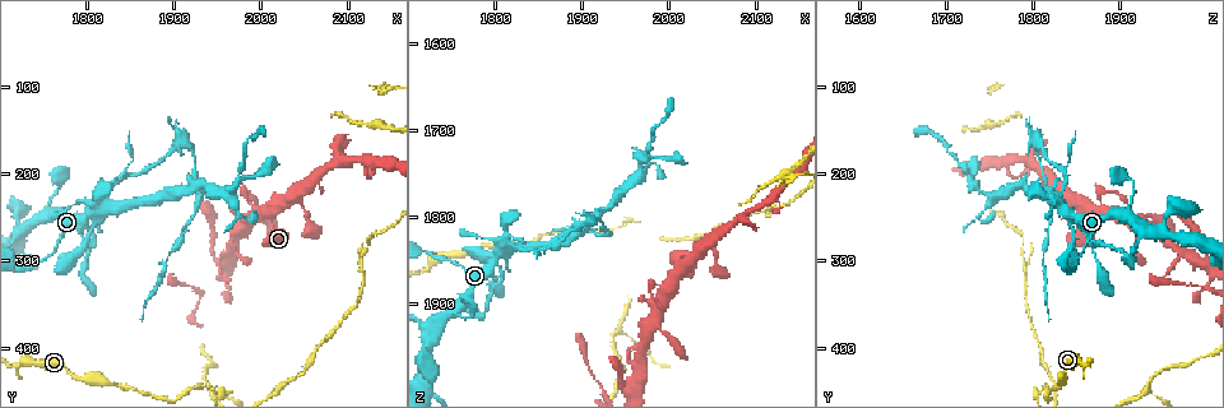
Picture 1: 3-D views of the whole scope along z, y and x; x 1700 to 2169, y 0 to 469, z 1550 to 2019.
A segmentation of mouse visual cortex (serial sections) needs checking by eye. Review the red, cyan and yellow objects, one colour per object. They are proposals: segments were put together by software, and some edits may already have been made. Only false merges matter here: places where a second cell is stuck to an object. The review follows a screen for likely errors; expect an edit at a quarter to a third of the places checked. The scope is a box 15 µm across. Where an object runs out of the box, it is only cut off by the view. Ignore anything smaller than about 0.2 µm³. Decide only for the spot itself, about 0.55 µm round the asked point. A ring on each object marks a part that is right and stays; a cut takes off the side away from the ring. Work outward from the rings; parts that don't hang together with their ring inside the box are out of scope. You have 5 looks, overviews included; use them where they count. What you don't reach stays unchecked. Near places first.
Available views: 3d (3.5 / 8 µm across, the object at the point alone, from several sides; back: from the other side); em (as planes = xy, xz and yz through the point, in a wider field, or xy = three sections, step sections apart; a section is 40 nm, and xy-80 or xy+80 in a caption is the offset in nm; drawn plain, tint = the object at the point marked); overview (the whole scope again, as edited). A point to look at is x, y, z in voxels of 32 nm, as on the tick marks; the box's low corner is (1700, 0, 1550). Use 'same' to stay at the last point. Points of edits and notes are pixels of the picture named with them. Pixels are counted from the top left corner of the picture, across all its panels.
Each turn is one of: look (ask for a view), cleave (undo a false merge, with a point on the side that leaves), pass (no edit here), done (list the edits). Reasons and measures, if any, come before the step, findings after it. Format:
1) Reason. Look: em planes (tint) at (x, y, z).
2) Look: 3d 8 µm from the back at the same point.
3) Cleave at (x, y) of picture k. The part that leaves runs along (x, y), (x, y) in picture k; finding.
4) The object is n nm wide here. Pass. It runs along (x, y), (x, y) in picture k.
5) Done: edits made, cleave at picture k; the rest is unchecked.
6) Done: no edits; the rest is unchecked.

A narrow waist. Look: 3d 3.5 µm at (1825, 220, 1835).

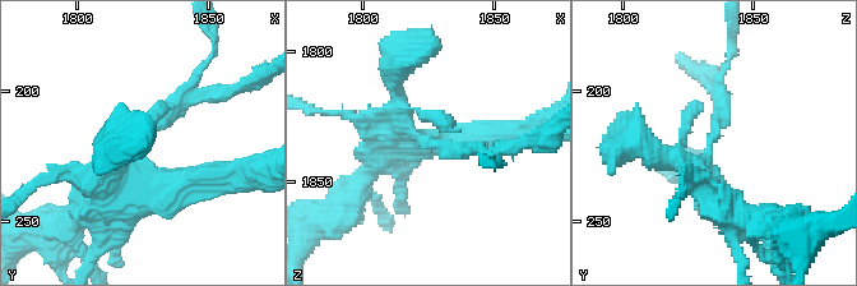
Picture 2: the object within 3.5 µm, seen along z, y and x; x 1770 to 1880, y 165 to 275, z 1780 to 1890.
The arms are 200, 400 nm wide; now the EM. Look: em xy step 3 (tint) at (1823, 219, 1834).

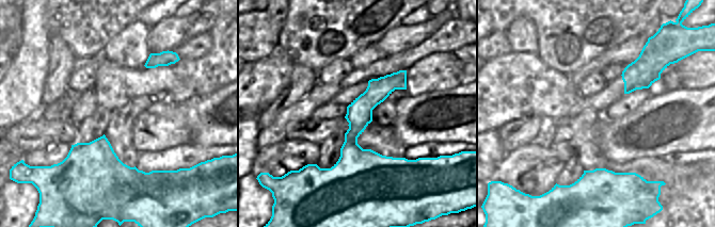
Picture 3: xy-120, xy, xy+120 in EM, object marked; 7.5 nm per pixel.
Cleave at (175, 98) of picture 2. The part that leaves runs along (716, 127), (722, 95), (705, 75) in picture 2; a second cell is stuck on.

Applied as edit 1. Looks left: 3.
A fork. Look: 3d 3.5 µm at (1985, 255, 1920).

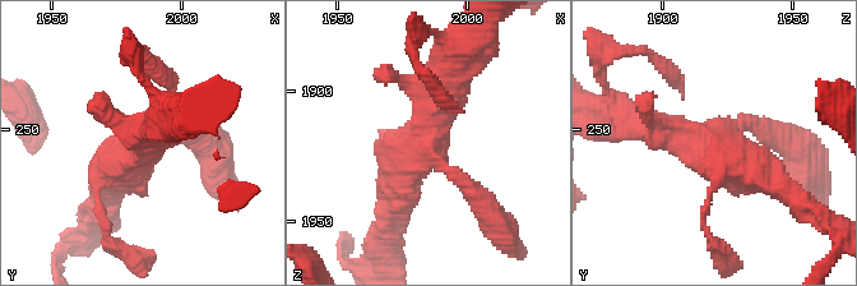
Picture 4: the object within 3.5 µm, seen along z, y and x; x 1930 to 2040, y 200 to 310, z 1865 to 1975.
Look: em xy step 3 (tint) at (1984, 257, 1919).

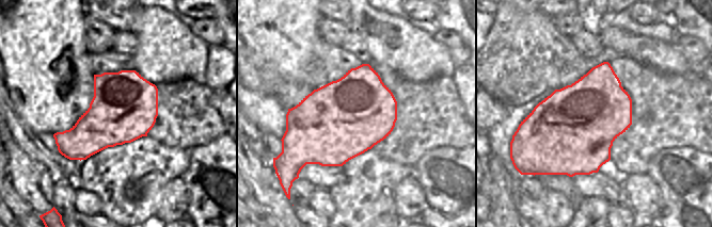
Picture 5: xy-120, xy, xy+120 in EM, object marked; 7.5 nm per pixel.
Pass. It runs along (643, 121), (709, 144), (777, 184) in picture 4; all the same cell.

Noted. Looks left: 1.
Done: edits made, cleave at picture 2; the rest is unchecked.

